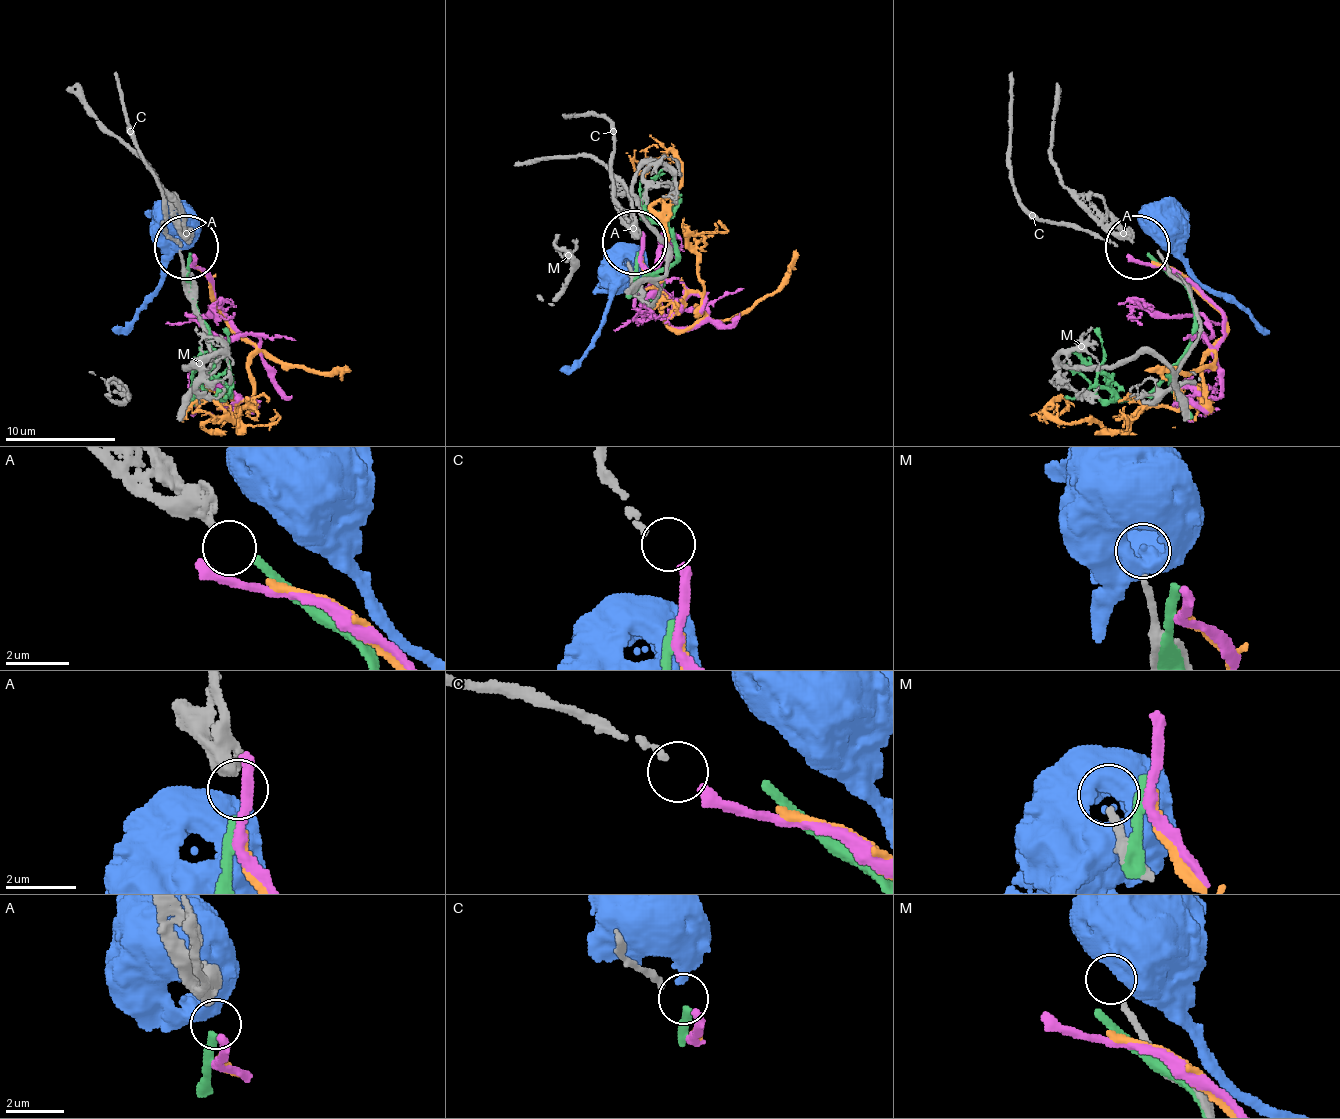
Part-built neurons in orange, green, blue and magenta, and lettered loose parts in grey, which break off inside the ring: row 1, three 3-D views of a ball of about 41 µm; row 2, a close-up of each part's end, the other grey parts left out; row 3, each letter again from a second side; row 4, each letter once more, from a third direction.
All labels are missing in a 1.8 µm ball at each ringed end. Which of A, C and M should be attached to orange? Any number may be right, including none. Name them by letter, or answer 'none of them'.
none of them

